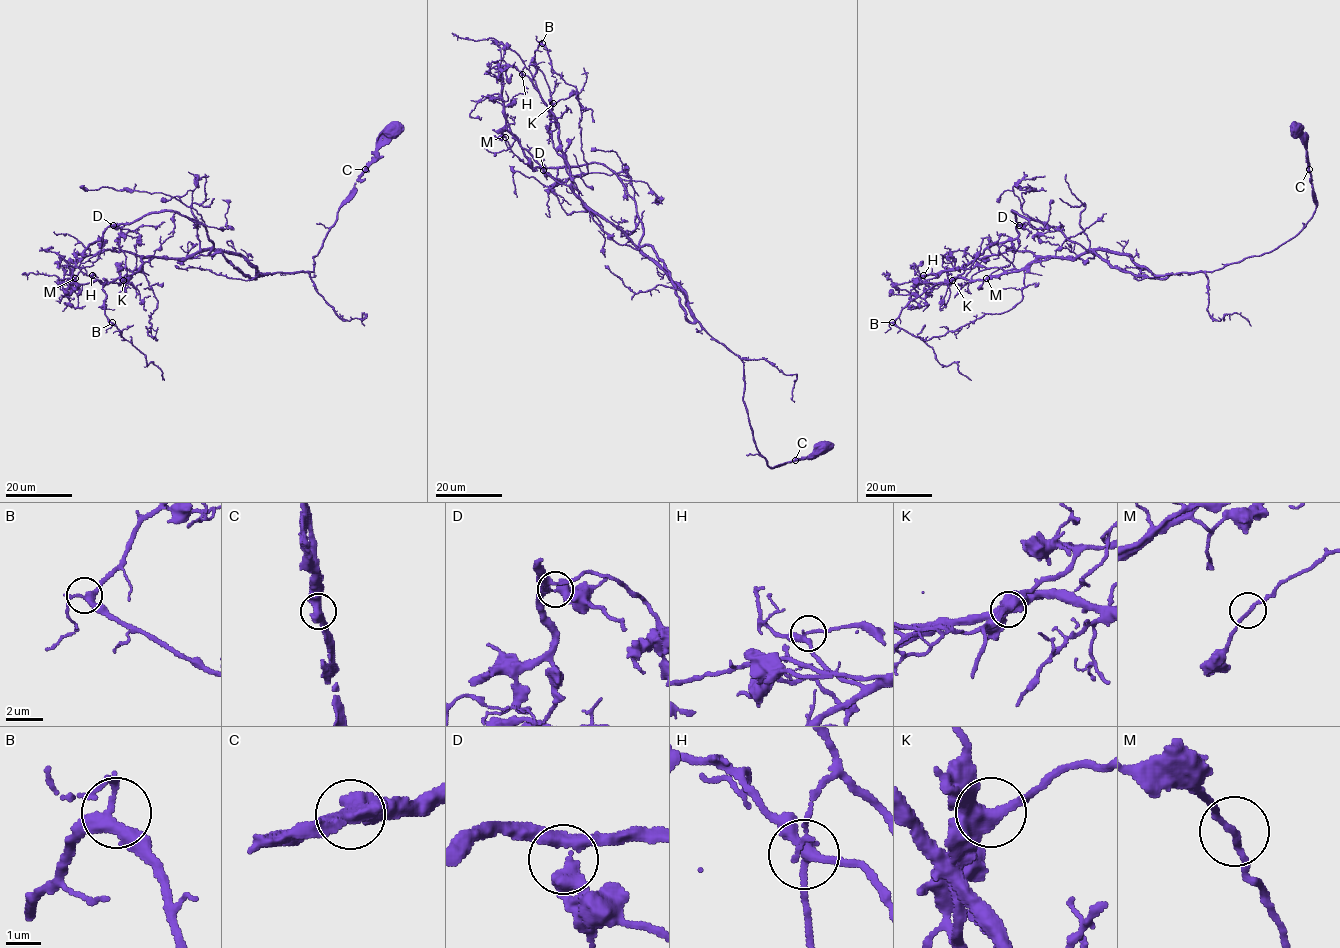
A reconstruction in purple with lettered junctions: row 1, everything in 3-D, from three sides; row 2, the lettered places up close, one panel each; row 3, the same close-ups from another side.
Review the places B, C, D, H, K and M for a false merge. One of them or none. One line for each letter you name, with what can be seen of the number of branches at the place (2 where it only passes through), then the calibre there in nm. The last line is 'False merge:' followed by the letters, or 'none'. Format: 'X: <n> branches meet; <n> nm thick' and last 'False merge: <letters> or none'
False merge: none

